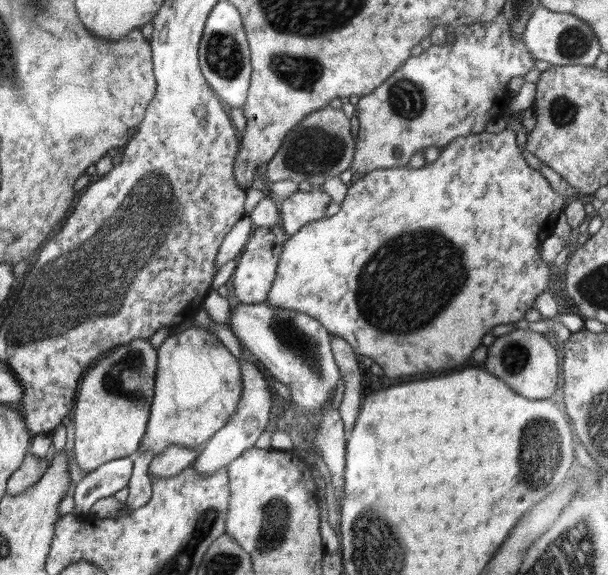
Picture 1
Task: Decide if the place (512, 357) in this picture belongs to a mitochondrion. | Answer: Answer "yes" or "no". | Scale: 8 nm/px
yes

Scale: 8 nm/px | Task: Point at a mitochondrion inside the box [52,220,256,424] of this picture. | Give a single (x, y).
(117, 380)

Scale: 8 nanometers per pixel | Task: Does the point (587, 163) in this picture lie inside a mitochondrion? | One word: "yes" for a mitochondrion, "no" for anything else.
no

